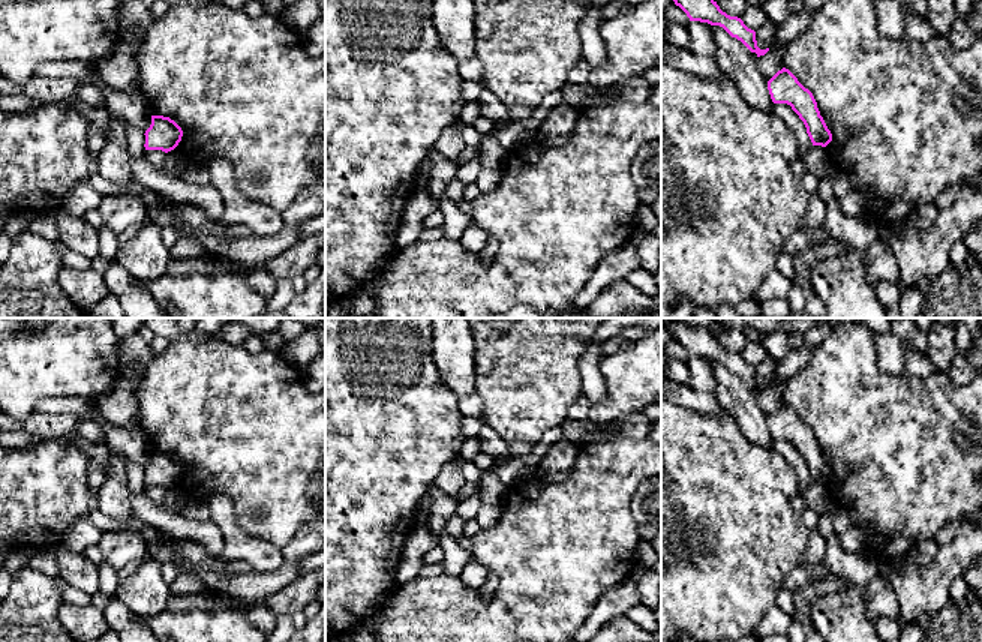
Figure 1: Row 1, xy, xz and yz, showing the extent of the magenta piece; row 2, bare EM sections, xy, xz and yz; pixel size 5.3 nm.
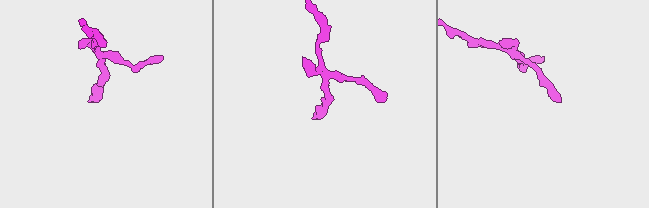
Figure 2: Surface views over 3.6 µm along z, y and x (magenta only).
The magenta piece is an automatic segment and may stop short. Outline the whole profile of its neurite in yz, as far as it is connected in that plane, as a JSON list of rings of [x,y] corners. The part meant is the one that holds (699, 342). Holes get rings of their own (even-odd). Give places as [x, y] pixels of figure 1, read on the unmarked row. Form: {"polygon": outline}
{"polygon": [[[664,318],[661,326],[687,350],[690,357],[723,363],[732,374],[736,374],[751,388],[756,388],[757,393],[765,392],[769,387],[769,384],[760,386],[757,382],[756,368],[748,364],[741,354],[723,348],[709,330],[685,326],[673,318]]]}

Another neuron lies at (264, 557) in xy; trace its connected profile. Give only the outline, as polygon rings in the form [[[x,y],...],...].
[[[225,494],[207,496],[210,520],[223,538],[222,561],[244,560],[258,573],[273,573],[283,566],[282,549],[246,532],[235,518],[232,500]]]

